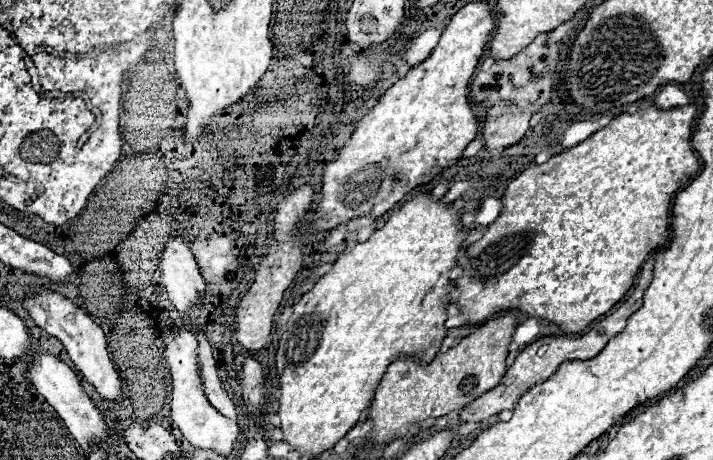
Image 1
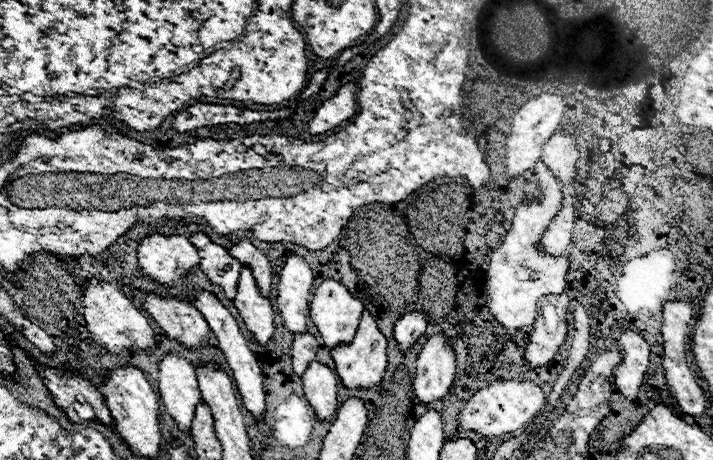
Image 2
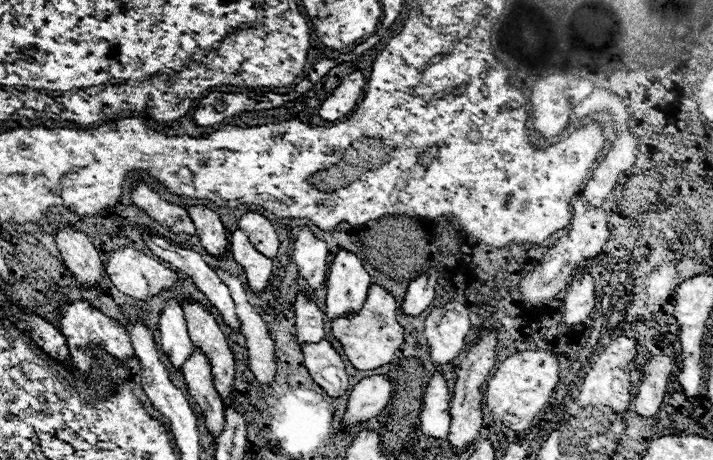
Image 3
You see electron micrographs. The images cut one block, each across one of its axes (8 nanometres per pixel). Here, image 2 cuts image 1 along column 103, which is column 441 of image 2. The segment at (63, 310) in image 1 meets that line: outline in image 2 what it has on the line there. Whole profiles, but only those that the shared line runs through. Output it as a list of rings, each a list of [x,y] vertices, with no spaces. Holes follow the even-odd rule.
[[[438,332],[430,336],[418,354],[414,394],[420,402],[430,404],[448,394],[456,374],[456,352],[450,344],[450,336]]]

